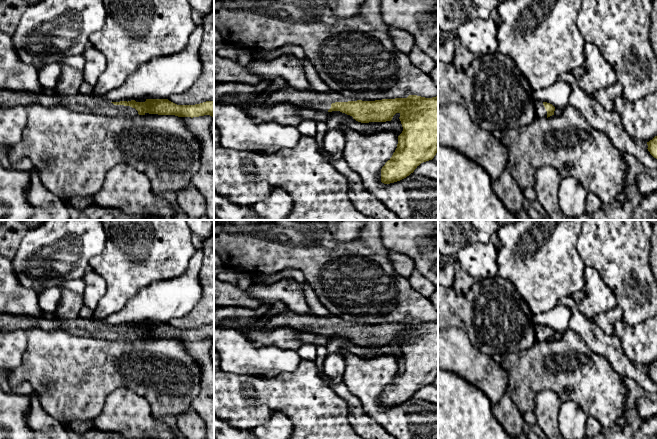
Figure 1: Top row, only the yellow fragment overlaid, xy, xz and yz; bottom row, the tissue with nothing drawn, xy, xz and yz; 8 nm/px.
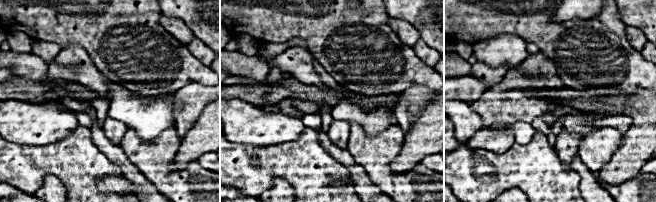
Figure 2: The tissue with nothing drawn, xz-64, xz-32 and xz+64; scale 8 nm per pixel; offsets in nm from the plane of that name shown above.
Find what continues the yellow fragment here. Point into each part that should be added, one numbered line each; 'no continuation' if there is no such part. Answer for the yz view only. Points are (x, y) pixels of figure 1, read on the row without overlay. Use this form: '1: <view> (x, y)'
1: yz (540, 333)

